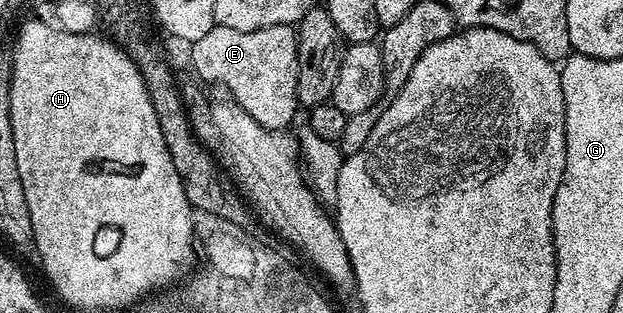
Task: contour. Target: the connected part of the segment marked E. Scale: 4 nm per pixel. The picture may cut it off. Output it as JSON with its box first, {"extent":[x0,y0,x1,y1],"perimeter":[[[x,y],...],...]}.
{"extent":[190,24,300,130],"perimeter":[[[277,24],[273,28],[257,28],[257,32],[237,32],[237,28],[214,25],[205,36],[190,43],[191,66],[203,82],[216,82],[228,90],[230,97],[257,124],[270,130],[287,130],[300,109],[297,96],[297,72],[299,71],[299,36],[295,26]]]}

